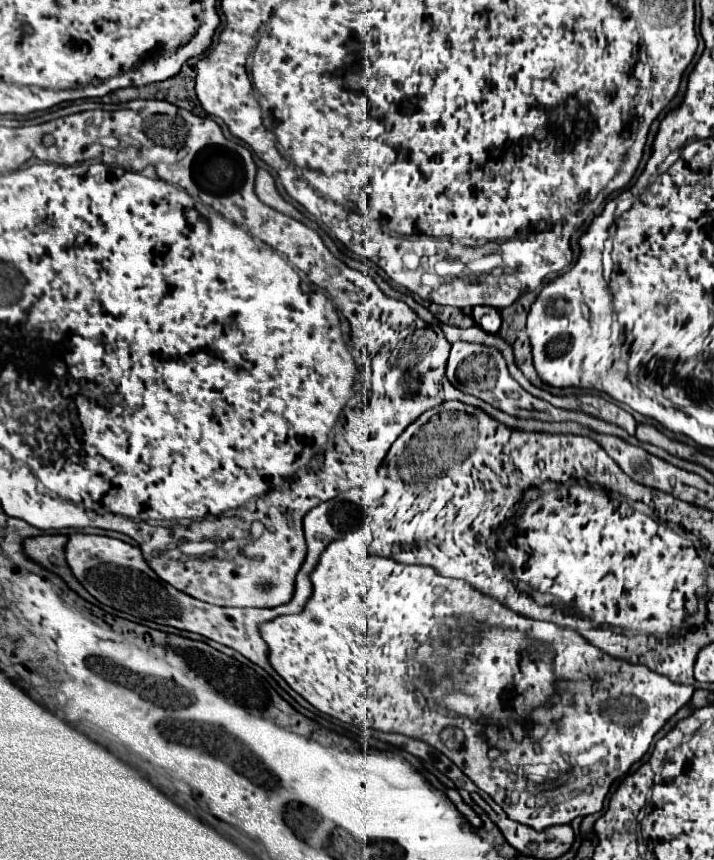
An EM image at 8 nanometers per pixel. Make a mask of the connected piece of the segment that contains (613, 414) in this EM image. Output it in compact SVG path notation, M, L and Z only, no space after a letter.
M510 359L510 363L508 363L508 371L510 371L510 375L512 375L528 393L532 393L534 397L542 397L542 399L546 399L548 403L552 403L552 405L556 405L556 407L580 409L580 411L590 413L590 415L594 415L594 417L598 417L598 419L604 419L604 421L608 421L608 423L614 423L614 425L626 429L628 433L634 433L634 429L636 429L636 421L634 421L634 417L632 417L628 411L620 409L618 405L614 405L612 401L606 401L606 399L600 397L600 395L590 395L590 393L586 393L586 395L558 395L558 397L556 397L556 395L552 395L552 393L548 393L548 391L544 391L544 389L534 387L534 385L522 375L522 371L516 367L514 359Z

